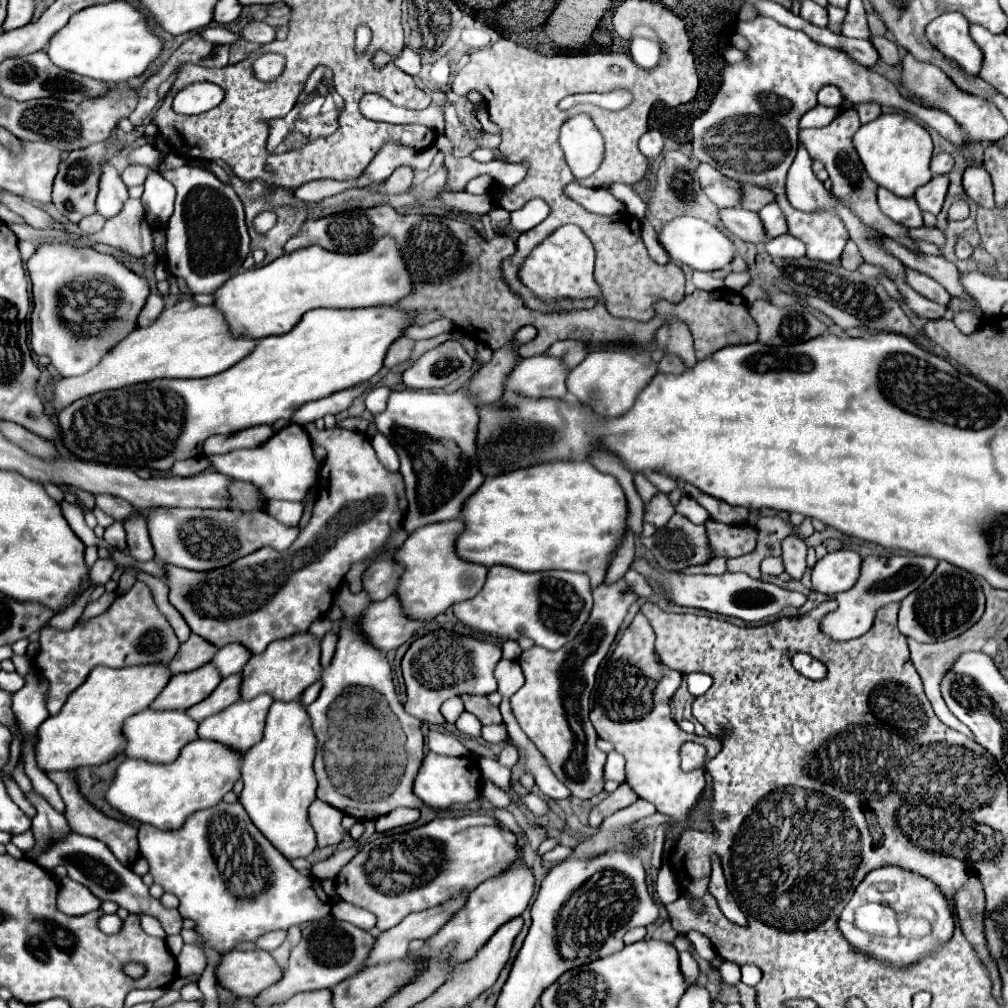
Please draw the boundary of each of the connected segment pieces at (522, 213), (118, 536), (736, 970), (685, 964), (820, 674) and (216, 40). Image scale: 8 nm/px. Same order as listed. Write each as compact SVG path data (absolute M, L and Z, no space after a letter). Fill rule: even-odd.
M534 198L534 200L530 200L524 208L512 212L512 214L510 214L510 220L512 220L514 230L526 232L526 230L538 226L538 224L548 216L548 212L550 212L548 204L542 202L540 198Z
M114 522L114 526L108 526L106 528L106 534L104 534L104 540L108 546L116 548L116 550L126 550L126 530L122 526L122 522Z
M722 962L720 976L724 978L726 984L738 984L740 982L740 966L734 962Z
M688 950L680 952L680 969L684 972L688 984L696 982L696 976L698 976L698 964L696 964L696 960L692 958L692 954L690 954Z
M800 652L800 654L792 656L792 660L794 660L794 668L800 674L804 674L804 676L808 676L812 680L822 680L826 676L826 666L822 662L818 662L816 658L808 656L808 654Z
M224 26L204 28L204 30L200 32L200 36L206 38L208 42L212 42L212 44L234 44L234 42L238 42L238 40L242 38L238 32L232 32L232 30L228 30L228 28L224 28Z

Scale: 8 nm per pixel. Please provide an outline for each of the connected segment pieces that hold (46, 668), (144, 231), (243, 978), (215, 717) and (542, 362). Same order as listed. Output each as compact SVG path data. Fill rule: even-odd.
M136 582L126 594L118 596L104 614L88 618L84 622L76 622L72 630L62 632L52 626L44 626L40 630L40 652L34 662L42 670L44 678L50 682L50 690L46 696L48 712L52 716L58 714L68 696L86 680L90 670L96 666L126 668L166 662L174 658L178 648L180 642L172 626L160 614L152 592L144 582Z
M129 198L118 216L106 220L106 226L96 234L86 236L86 240L120 248L122 252L138 258L150 254L152 228L146 222L146 212L142 202Z
M232 950L220 956L214 976L220 988L238 998L254 1000L262 990L276 984L284 976L284 970L272 962L270 952Z
M260 694L254 700L240 700L226 710L212 714L200 722L198 736L206 740L216 740L234 750L246 754L262 738L264 722L274 698L270 694Z
M546 354L524 358L508 376L506 388L534 398L538 396L562 398L568 394L566 390L568 372L570 370L560 358L552 358Z

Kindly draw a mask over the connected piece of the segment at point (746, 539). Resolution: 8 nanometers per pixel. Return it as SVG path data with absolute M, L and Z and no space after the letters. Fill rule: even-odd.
M712 518L706 520L704 526L708 532L708 544L710 544L712 556L734 558L734 556L750 554L756 548L758 530L754 526L748 526L748 524L728 526Z

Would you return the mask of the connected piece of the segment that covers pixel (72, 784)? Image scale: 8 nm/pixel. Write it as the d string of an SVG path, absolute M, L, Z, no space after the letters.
M48 772L46 776L58 786L58 792L60 792L62 800L66 802L66 818L68 818L70 828L72 828L76 834L90 836L90 838L96 838L96 840L104 842L104 844L114 852L114 856L116 856L124 866L130 868L130 866L138 860L138 828L136 828L136 826L130 826L130 824L124 822L124 820L108 818L108 816L102 814L96 806L92 806L92 804L80 794L80 788L78 788L78 784L76 784L76 772Z

